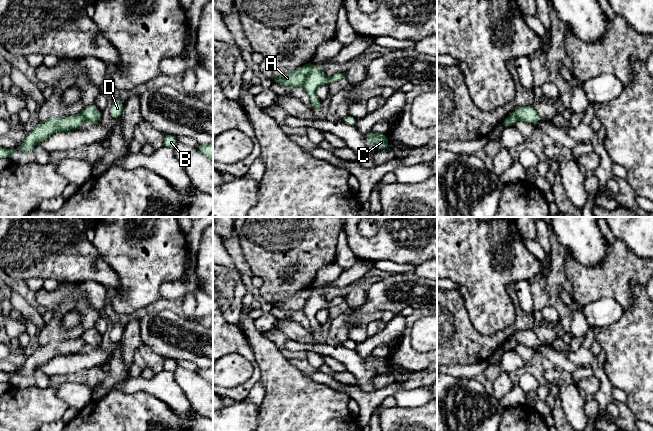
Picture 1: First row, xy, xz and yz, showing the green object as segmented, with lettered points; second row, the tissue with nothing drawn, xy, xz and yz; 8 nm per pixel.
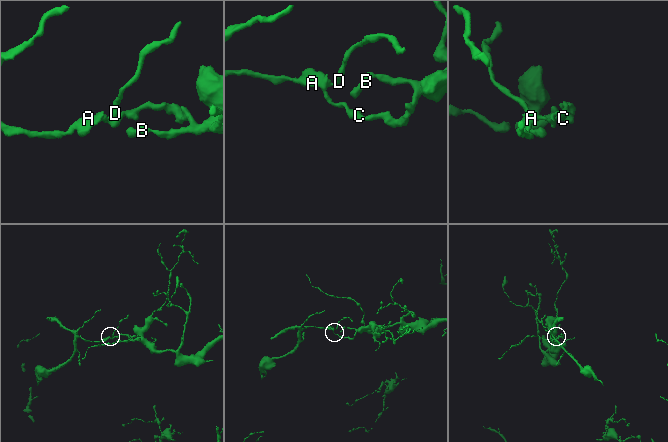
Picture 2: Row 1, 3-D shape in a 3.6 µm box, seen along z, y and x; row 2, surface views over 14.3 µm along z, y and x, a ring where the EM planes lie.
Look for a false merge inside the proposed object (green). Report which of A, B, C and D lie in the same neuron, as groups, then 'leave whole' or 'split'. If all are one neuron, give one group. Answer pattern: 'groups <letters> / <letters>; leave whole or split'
groups A / B C D; split

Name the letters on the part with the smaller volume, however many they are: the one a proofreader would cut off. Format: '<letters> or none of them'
A

